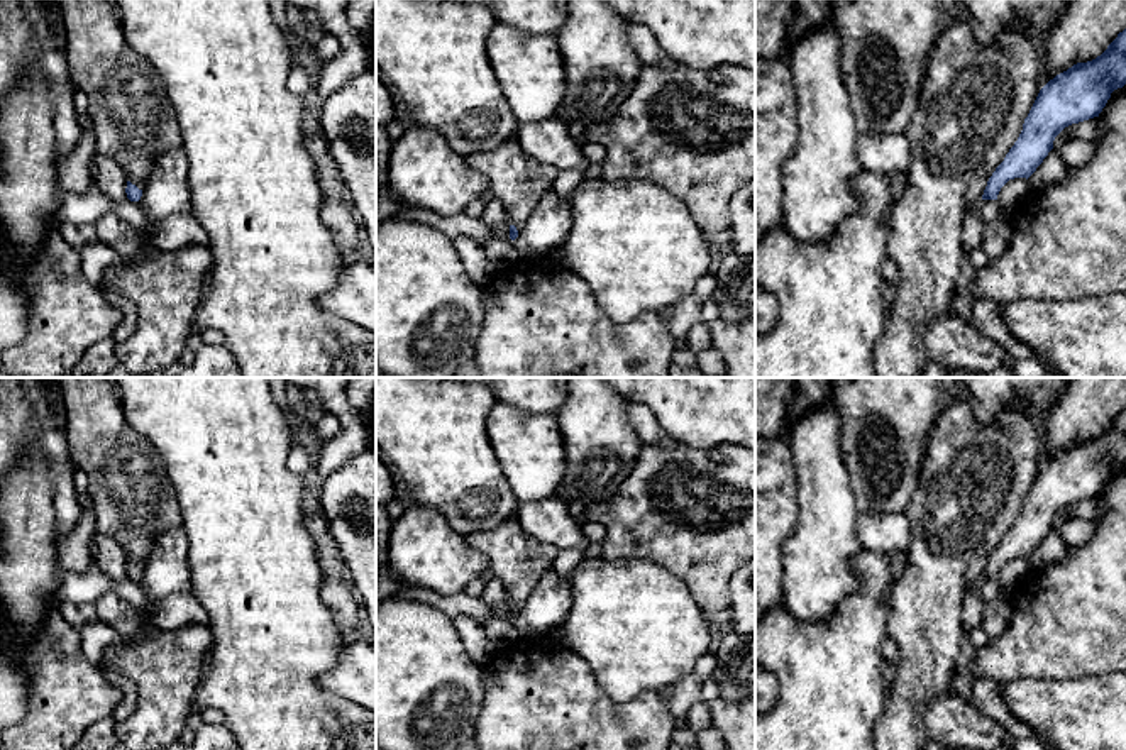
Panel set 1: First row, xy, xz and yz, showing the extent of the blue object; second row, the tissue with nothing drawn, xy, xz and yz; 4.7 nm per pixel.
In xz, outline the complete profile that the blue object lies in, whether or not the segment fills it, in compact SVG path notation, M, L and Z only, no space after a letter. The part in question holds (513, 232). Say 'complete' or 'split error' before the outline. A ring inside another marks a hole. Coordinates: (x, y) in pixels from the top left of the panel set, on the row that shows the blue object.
split error; M403 205L395 218L428 225L432 229L440 230L449 239L466 235L486 249L488 249L489 240L494 237L505 239L505 240L515 240L518 237L518 230L522 227L522 225L506 223L506 227L498 235L494 235L491 227L486 225L484 222L481 222L479 218L471 218L466 213L459 213L459 215L452 215L452 217L440 217L440 215L437 215L423 207L417 207L417 205Z

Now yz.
split error; M1126 29L1092 61L1077 63L1067 71L1050 80L1038 93L1023 130L1004 161L996 168L987 181L980 200L980 217L984 225L996 222L1006 212L997 201L1001 188L1014 178L1029 178L1053 149L1055 137L1068 125L1099 117L1111 93L1126 85Z

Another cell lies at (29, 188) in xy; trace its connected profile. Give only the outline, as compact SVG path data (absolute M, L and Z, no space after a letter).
M27 73L24 83L0 107L0 225L7 234L10 252L29 259L44 235L58 225L61 203L54 112L39 73Z

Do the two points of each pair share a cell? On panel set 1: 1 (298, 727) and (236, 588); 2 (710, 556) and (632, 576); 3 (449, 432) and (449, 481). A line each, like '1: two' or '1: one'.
1: one
2: two
3: one

